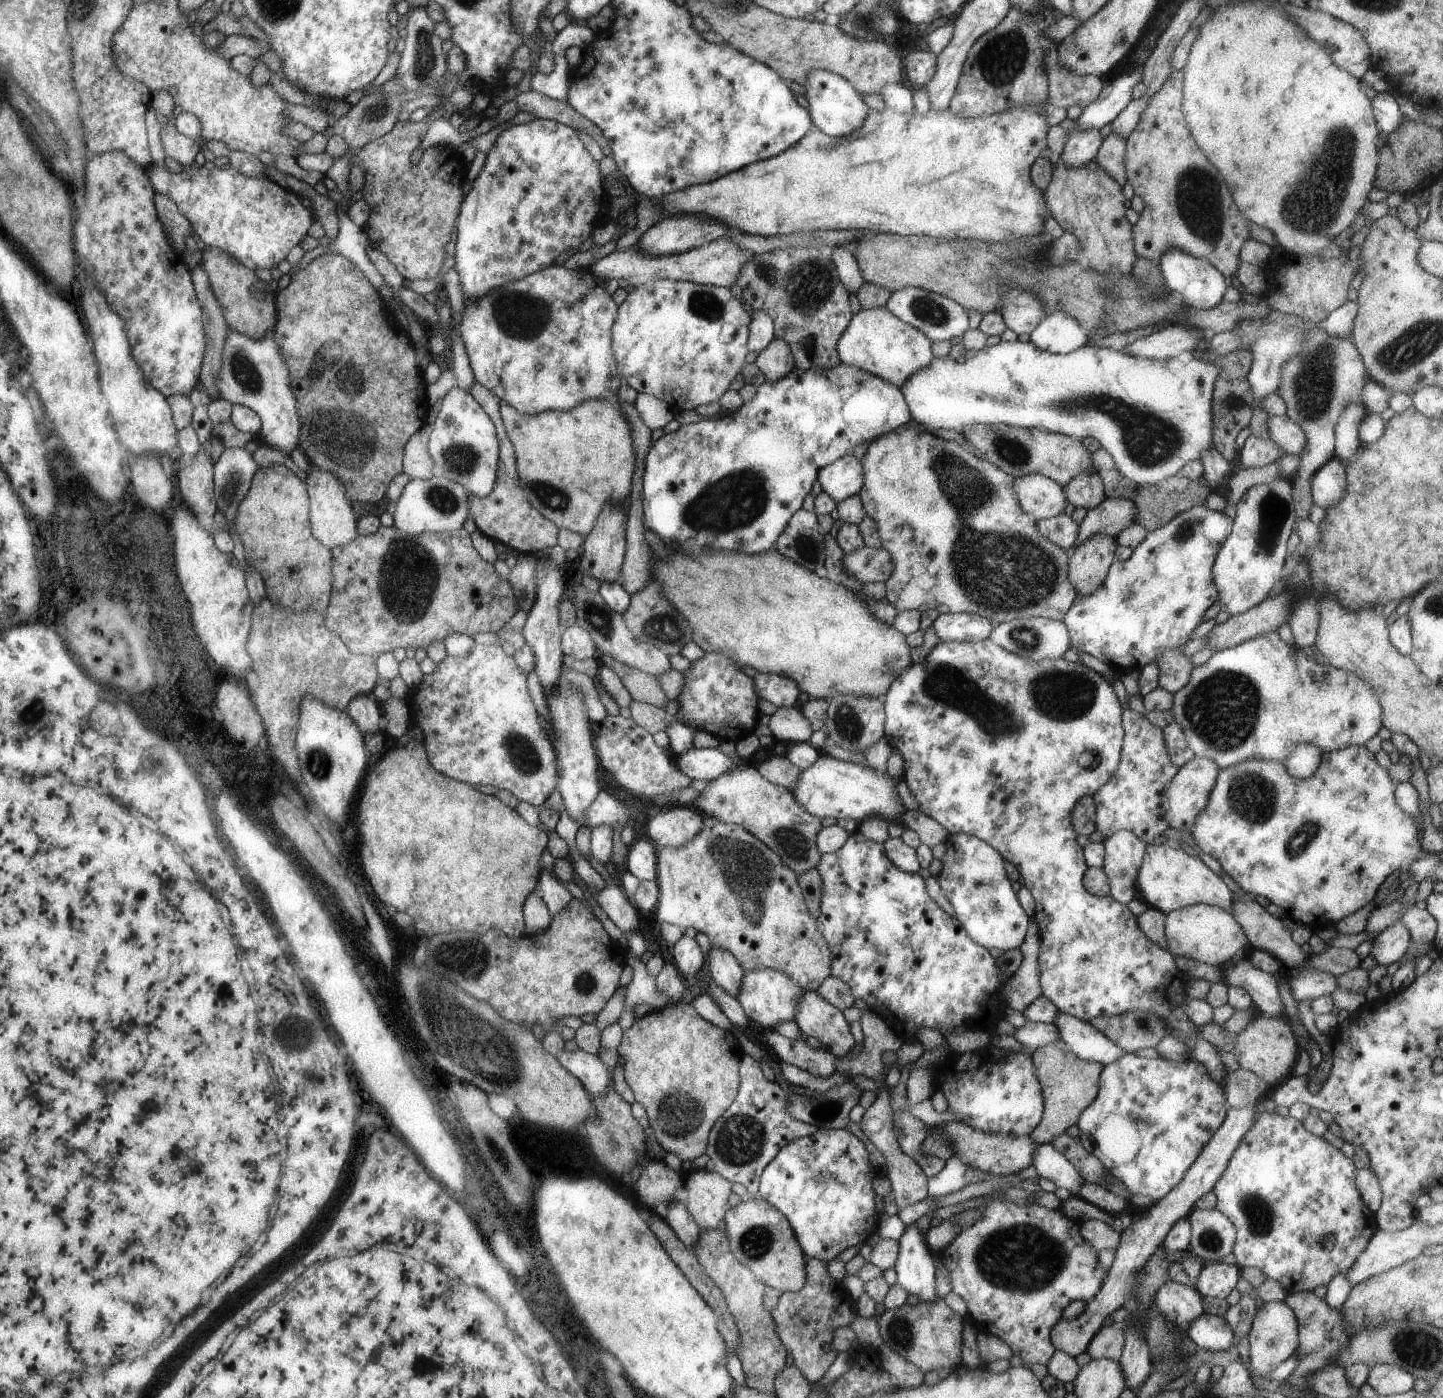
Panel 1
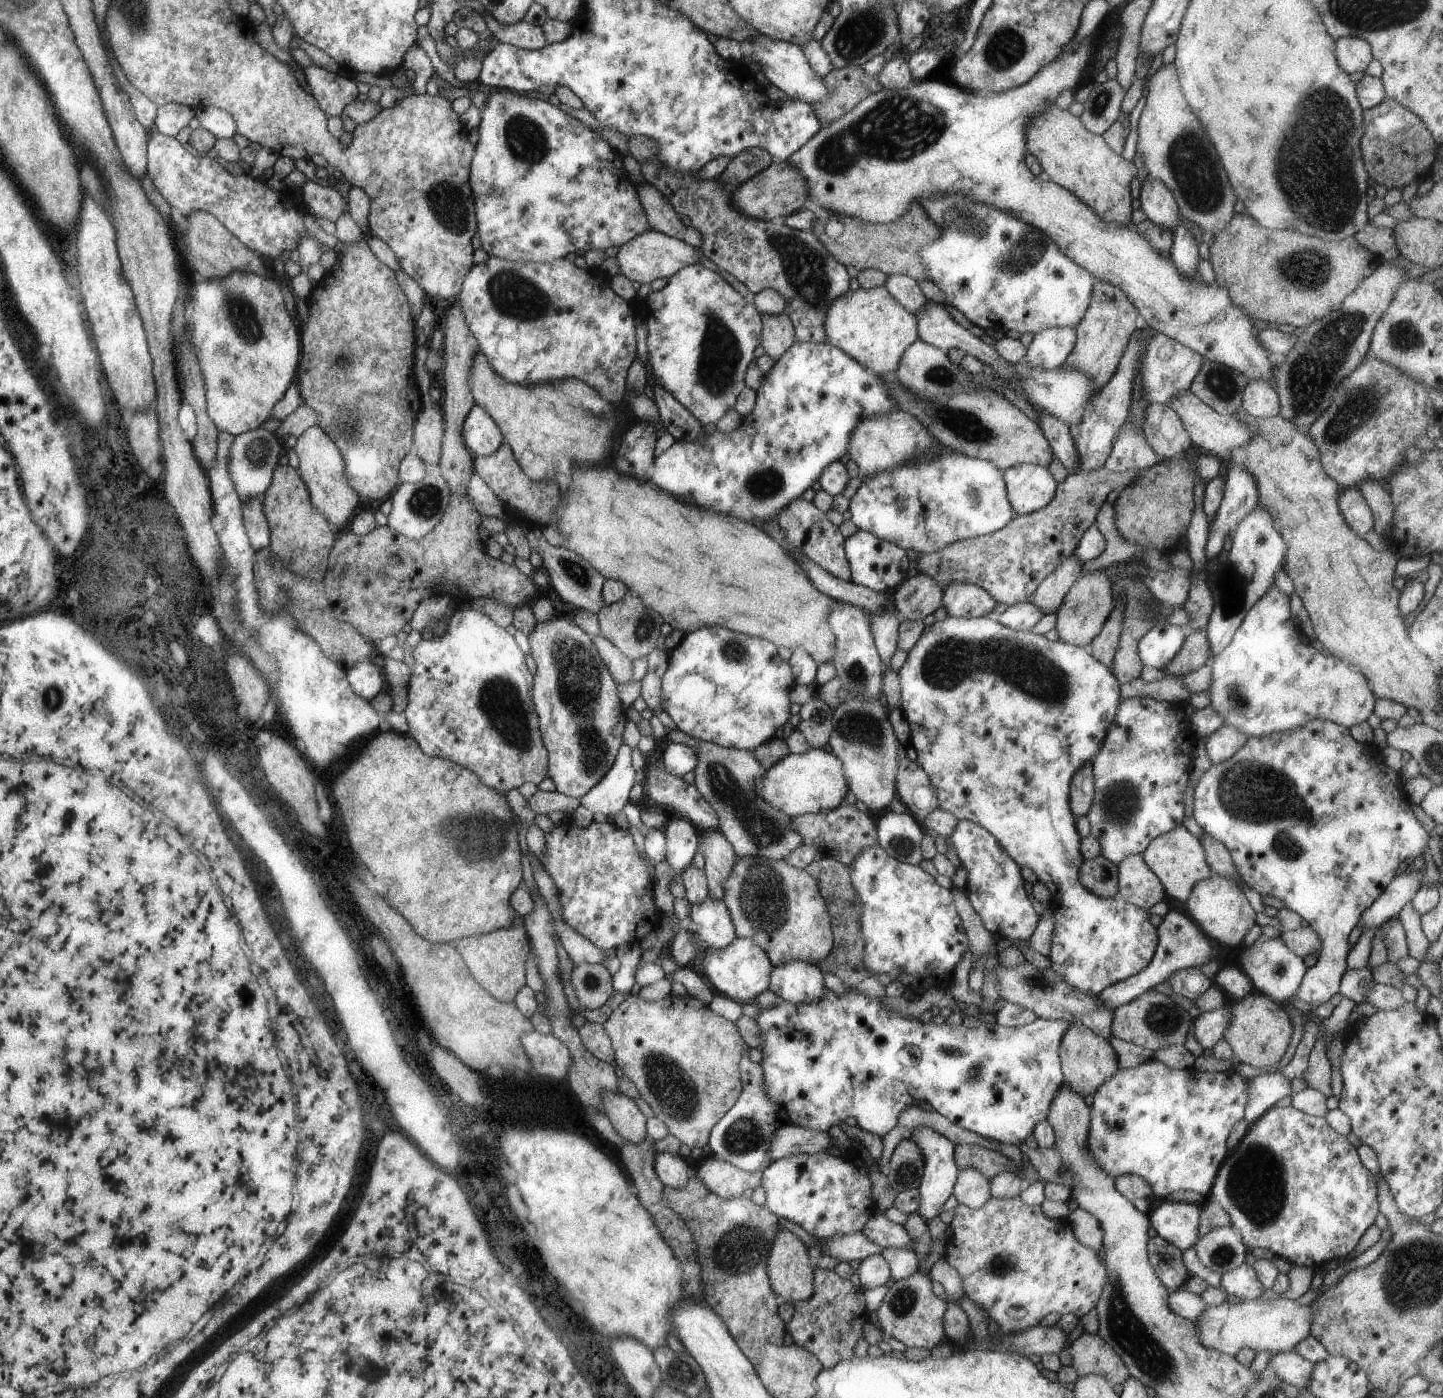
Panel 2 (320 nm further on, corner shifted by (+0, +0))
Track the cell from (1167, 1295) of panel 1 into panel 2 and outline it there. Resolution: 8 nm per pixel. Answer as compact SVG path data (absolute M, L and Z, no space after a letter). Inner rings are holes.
M1158 1235L1147 1244L1149 1261L1160 1282L1169 1290L1178 1290L1189 1277L1183 1261L1183 1251Z

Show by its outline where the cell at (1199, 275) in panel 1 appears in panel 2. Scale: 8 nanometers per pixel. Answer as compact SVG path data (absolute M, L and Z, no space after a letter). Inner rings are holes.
M1147 176L1141 183L1139 200L1142 212L1146 214L1148 220L1161 226L1161 229L1175 233L1182 218L1178 215L1179 208L1172 191L1162 181Z

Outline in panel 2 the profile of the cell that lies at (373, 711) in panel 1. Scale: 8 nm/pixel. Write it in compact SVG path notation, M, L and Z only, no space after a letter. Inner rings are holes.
M369 660L358 661L346 671L348 682L362 698L370 701L380 692L387 690L380 668Z

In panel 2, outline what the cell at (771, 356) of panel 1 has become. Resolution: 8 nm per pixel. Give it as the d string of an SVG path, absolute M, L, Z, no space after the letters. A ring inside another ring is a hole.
M784 313L762 314L762 348L775 361L796 342L796 332L790 317Z

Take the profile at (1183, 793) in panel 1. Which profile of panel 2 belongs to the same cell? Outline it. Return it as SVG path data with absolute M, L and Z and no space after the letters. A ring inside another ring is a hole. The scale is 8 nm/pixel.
M1225 724L1216 732L1213 732L1210 738L1205 741L1207 756L1212 764L1224 762L1232 758L1232 755L1236 754L1236 751L1244 746L1245 741L1246 736L1241 733L1240 729Z

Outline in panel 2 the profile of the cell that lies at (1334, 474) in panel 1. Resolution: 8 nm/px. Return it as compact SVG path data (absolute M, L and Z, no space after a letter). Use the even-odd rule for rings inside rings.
M1358 489L1341 490L1339 507L1344 520L1359 537L1364 538L1367 532L1373 530L1373 512Z

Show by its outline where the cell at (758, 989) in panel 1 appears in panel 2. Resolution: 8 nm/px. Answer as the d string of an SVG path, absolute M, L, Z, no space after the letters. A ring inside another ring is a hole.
M737 936L730 945L721 949L712 949L706 946L701 958L701 966L699 971L707 979L707 983L714 993L729 996L742 1004L748 1002L753 1003L753 998L758 996L761 992L766 991L769 988L772 970L774 970L774 964L771 962L770 956L763 947L759 947L751 938L742 938Z

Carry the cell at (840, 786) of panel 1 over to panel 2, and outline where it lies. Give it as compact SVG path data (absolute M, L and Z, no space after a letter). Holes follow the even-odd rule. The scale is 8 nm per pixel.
M810 747L802 754L788 753L756 784L758 794L776 810L799 817L808 813L826 812L845 802L849 786L843 771L843 762L824 749Z

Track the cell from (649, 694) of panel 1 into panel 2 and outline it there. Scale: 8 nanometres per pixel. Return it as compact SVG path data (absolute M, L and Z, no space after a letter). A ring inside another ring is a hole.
M632 590L624 595L622 600L611 605L604 605L597 612L600 625L600 636L609 640L624 656L630 660L637 660L650 654L657 647L661 626L665 620L653 610L645 607L641 598Z

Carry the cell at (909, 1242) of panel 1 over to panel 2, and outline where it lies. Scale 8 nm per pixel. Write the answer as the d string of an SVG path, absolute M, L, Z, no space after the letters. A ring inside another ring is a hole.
M920 1125L912 1129L910 1140L922 1154L923 1175L919 1184L921 1202L918 1213L925 1220L929 1221L942 1212L942 1206L953 1194L959 1168L955 1161L955 1144L948 1140L943 1134L929 1126Z

